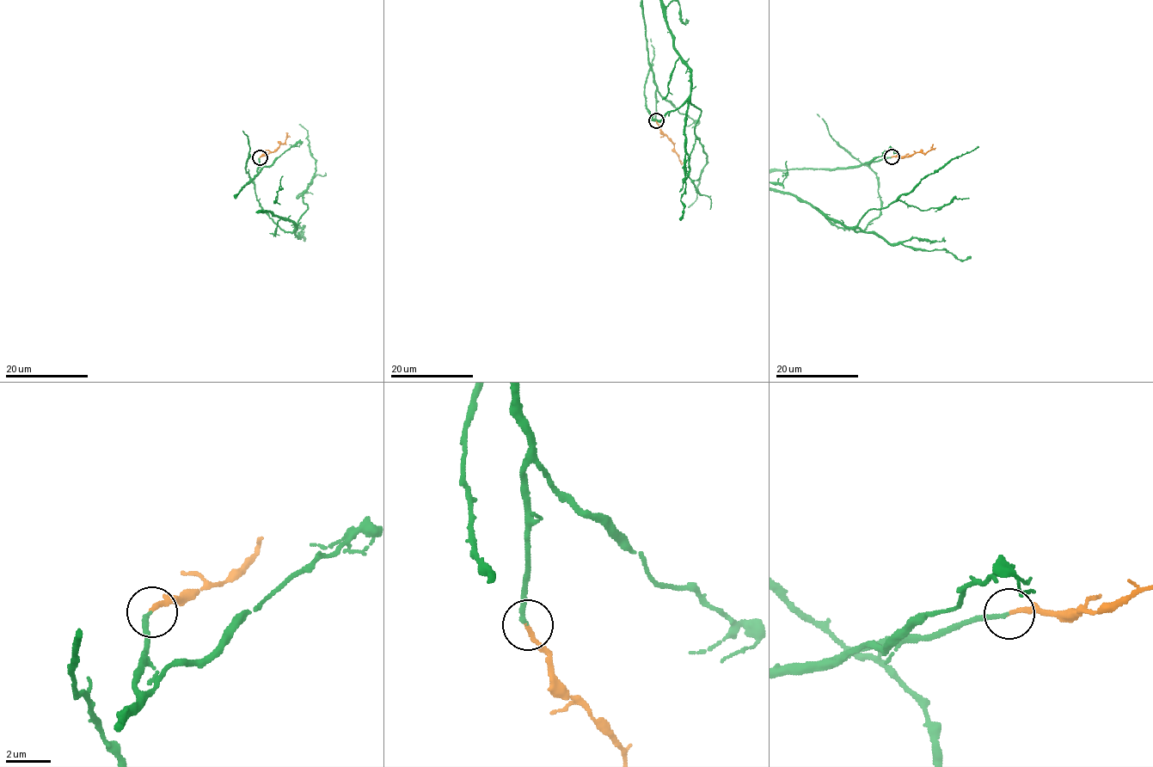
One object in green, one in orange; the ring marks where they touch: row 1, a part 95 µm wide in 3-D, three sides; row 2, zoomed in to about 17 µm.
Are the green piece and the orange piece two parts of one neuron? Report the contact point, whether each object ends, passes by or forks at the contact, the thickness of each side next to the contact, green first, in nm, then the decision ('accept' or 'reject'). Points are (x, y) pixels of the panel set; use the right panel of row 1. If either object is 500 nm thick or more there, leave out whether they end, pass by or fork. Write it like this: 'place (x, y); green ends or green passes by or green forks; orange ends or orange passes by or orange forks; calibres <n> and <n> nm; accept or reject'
place (892, 156); green ends; orange ends; calibres 190 and 190 nm; accept

